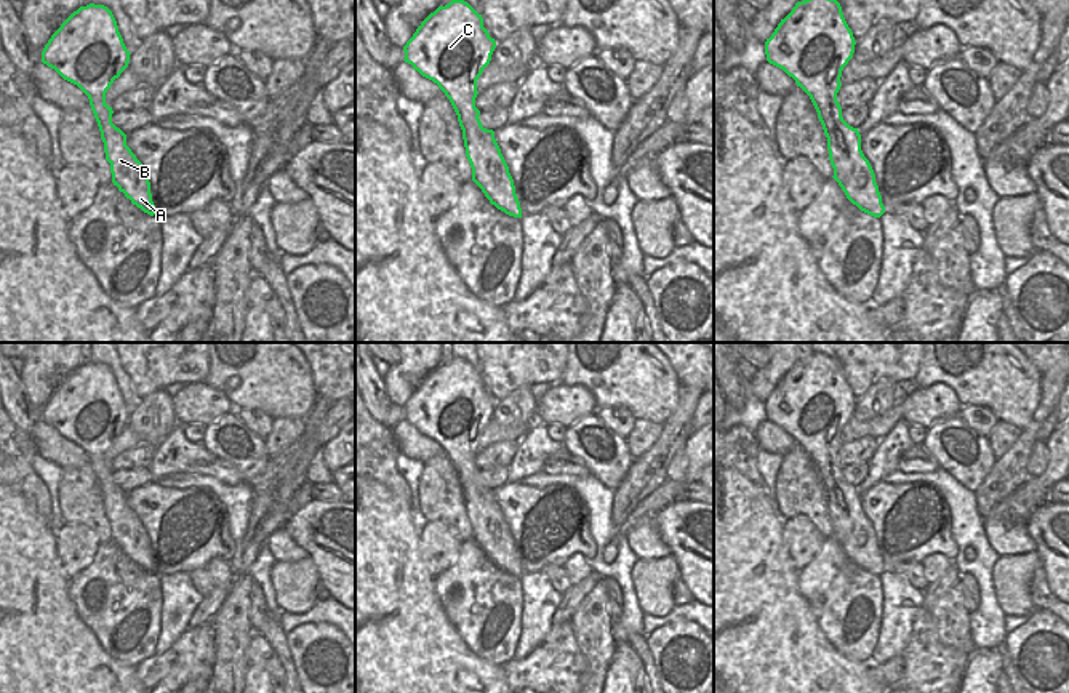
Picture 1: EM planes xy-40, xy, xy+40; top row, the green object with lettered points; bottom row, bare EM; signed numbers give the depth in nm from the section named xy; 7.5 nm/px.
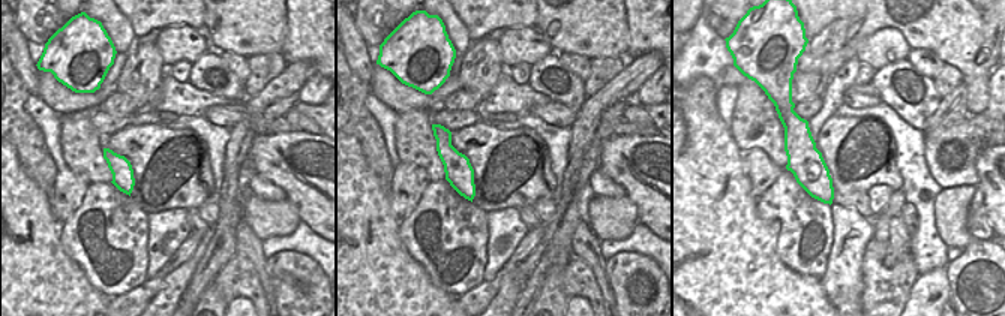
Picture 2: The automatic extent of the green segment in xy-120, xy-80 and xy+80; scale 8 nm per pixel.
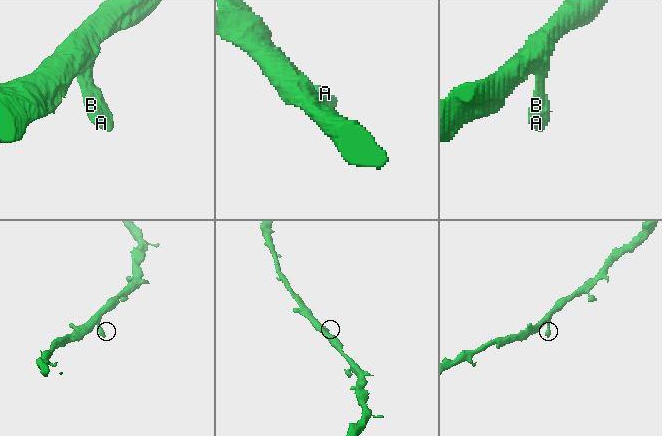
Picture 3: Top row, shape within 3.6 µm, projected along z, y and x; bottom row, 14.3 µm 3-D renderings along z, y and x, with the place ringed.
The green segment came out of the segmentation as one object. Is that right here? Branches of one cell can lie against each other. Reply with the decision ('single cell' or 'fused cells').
single cell

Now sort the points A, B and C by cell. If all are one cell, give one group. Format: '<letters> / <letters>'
A B C

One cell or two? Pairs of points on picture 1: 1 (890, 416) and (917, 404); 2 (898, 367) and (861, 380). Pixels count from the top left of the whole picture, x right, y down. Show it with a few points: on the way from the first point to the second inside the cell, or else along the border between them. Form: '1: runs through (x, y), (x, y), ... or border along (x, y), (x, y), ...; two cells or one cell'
1: border along (900, 404), (901, 418); two cells
2: runs through (888, 367), (874, 367), (871, 370); one cell

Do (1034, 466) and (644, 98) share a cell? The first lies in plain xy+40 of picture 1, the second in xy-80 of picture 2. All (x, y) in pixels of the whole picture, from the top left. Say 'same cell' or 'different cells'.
different cells

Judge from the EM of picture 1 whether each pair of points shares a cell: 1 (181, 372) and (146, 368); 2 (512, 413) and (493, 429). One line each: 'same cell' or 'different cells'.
1: same cell
2: different cells

